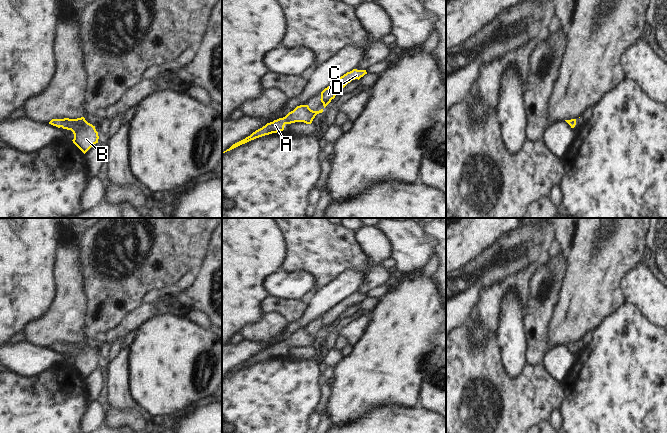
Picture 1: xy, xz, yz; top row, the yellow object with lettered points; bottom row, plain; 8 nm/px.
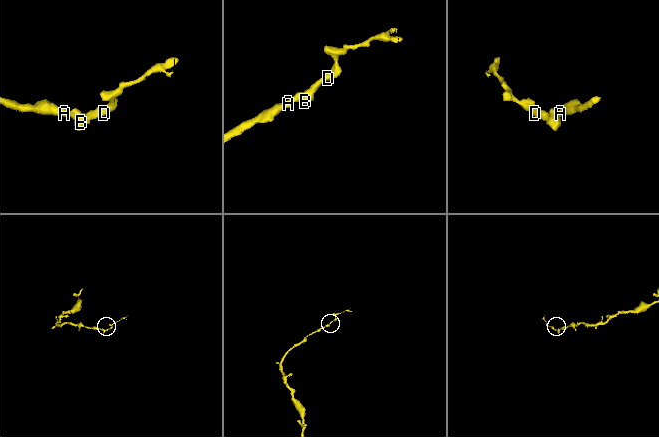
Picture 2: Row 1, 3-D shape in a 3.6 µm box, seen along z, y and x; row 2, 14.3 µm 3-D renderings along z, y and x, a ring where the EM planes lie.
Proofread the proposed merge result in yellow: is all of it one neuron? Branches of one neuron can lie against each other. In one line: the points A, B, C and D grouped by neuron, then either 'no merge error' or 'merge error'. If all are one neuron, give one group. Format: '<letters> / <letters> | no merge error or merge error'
A B C D | no merge error

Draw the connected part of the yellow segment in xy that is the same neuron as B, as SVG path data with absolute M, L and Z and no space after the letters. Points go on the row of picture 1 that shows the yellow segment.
M84 117L77 119L52 119L49 124L58 128L71 130L74 134L73 143L85 154L94 144L98 143L98 132L95 126Z

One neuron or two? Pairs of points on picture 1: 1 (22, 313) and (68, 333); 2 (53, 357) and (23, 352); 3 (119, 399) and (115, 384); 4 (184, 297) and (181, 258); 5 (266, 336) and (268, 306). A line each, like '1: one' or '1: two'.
1: two
2: one
3: one
4: two
5: two

